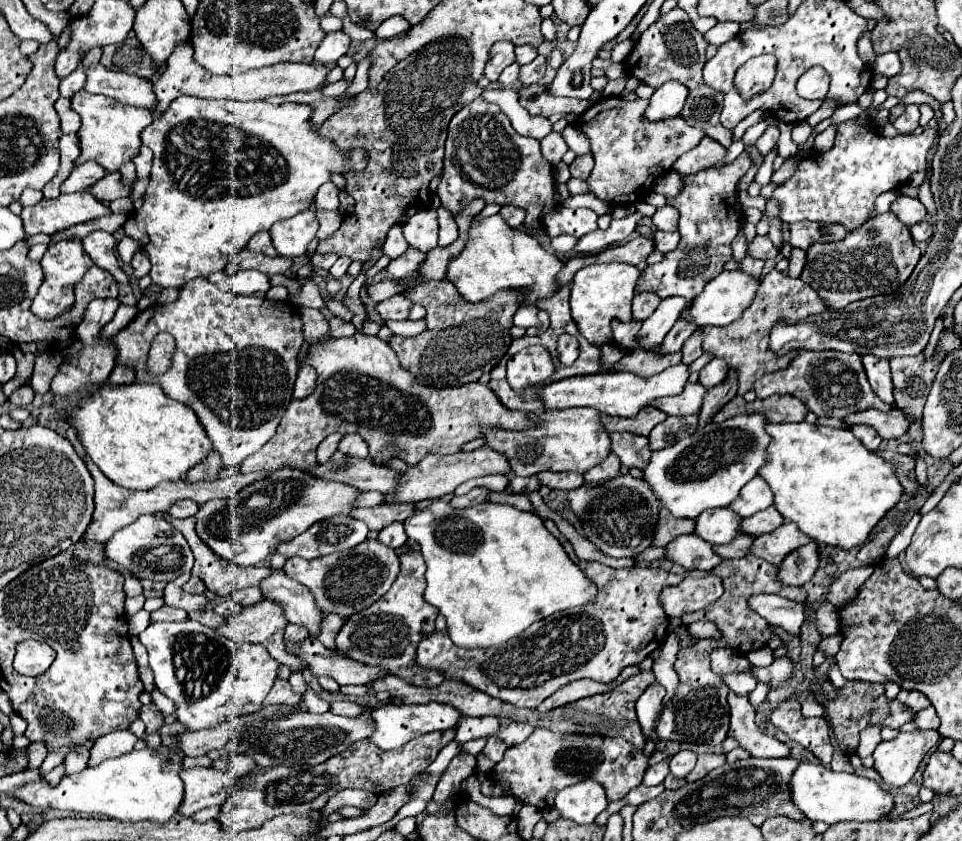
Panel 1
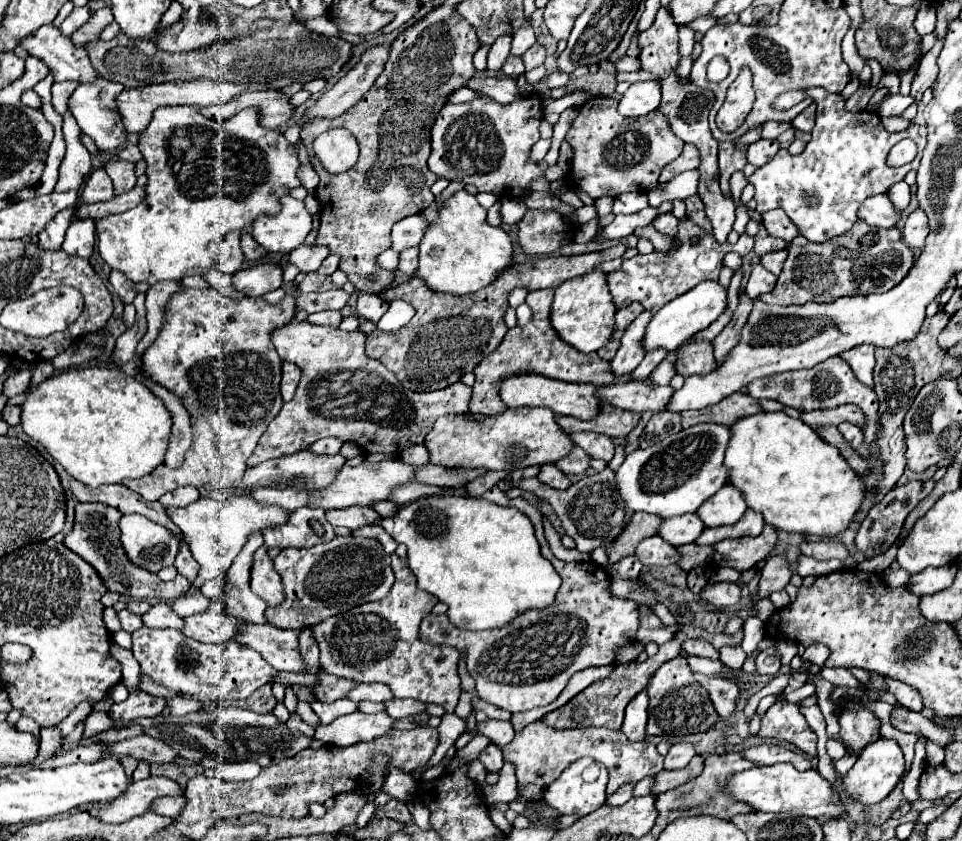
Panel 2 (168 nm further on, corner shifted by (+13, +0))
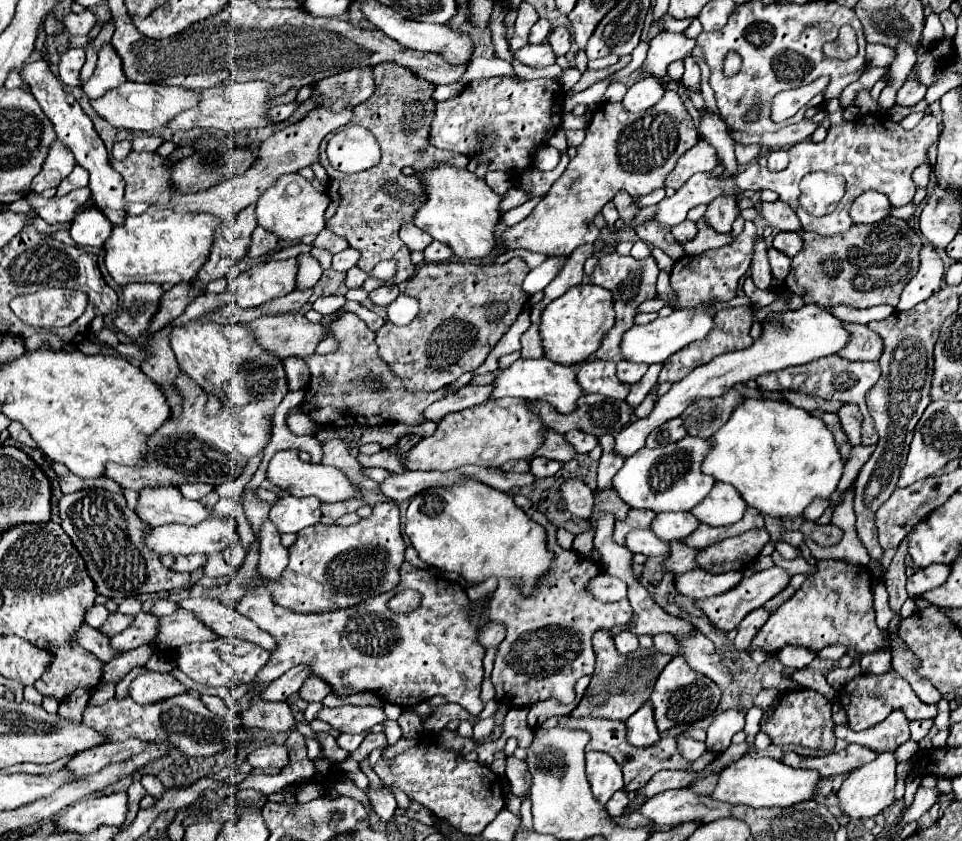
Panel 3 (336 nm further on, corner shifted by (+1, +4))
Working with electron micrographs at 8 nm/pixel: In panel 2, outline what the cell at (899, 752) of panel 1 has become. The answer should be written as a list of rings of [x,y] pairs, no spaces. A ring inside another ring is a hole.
[[[878,739],[874,743],[868,743],[862,753],[858,755],[858,761],[854,763],[854,767],[846,773],[844,777],[844,785],[846,791],[850,793],[850,797],[866,803],[866,805],[874,805],[880,803],[884,797],[888,797],[888,793],[896,787],[896,783],[900,781],[902,773],[904,773],[906,761],[904,761],[904,753],[900,749],[900,745],[892,739]]]

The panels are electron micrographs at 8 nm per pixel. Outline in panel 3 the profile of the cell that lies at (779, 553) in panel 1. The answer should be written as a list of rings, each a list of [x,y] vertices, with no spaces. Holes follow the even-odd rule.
[[[754,529],[740,533],[736,537],[728,537],[720,543],[714,543],[706,549],[700,549],[696,555],[696,565],[706,571],[738,571],[738,567],[746,567],[752,559],[756,559],[762,547],[770,541],[766,529]]]

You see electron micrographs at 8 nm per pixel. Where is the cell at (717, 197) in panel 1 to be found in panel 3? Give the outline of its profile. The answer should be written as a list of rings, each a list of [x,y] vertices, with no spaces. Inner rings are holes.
[[[745,221],[744,229],[732,245],[722,249],[710,249],[698,257],[684,257],[672,269],[670,285],[678,295],[678,307],[698,307],[710,305],[714,301],[730,301],[736,297],[738,281],[748,271],[752,259],[754,237],[757,237],[756,226],[752,221]]]

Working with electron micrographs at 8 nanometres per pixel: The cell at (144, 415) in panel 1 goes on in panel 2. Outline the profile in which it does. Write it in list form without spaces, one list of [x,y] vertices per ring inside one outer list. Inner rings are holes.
[[[84,367],[68,369],[58,377],[50,377],[30,391],[22,407],[24,431],[42,443],[48,453],[80,483],[88,487],[100,487],[108,483],[122,483],[126,479],[140,479],[150,475],[154,467],[164,463],[170,441],[170,413],[164,403],[136,377],[126,375],[116,367]]]

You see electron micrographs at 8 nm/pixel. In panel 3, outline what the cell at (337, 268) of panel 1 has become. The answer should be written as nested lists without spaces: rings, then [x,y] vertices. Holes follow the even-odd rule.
[[[348,247],[348,249],[344,249],[342,253],[336,253],[336,255],[332,257],[332,269],[336,269],[336,271],[348,271],[350,267],[356,265],[358,259],[360,259],[360,251]]]

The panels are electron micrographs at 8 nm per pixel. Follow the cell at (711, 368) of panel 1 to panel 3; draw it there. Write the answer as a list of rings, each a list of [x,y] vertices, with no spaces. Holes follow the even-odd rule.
[[[732,307],[732,309],[724,309],[724,311],[718,311],[714,315],[714,321],[716,323],[730,323],[728,331],[726,329],[712,329],[710,335],[706,335],[706,339],[698,341],[698,343],[690,343],[690,347],[684,347],[682,351],[674,353],[662,367],[660,371],[660,377],[658,377],[658,383],[676,383],[680,379],[684,379],[694,367],[698,365],[704,365],[708,361],[712,361],[714,357],[722,355],[722,353],[728,353],[728,351],[736,351],[736,349],[746,349],[754,343],[754,339],[750,337],[750,327],[752,327],[752,307]]]

